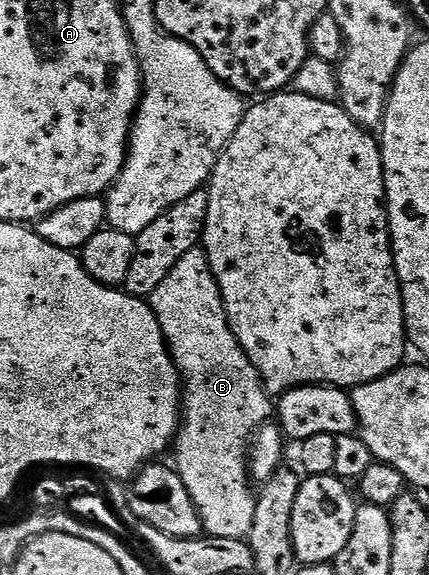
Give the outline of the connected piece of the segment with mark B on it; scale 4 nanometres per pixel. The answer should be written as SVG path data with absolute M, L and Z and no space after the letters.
M202 247L189 250L189 254L185 254L185 258L181 258L173 270L169 270L165 282L153 290L149 303L181 377L180 426L173 444L173 452L177 454L175 469L189 490L208 535L248 539L253 528L253 515L256 514L256 495L249 484L248 448L253 435L274 415L275 406L259 371L247 359L229 326L219 283L211 272L209 258Z

